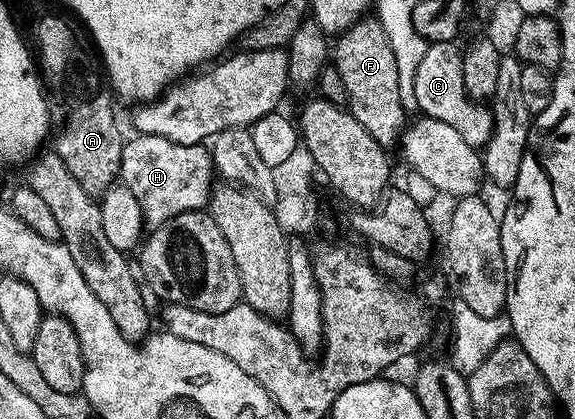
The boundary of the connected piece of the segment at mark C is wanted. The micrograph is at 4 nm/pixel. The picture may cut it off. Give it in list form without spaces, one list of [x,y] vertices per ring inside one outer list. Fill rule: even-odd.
[[[455,41],[451,42],[429,42],[426,48],[426,56],[418,63],[414,72],[414,100],[416,110],[426,117],[440,120],[450,124],[475,148],[482,148],[488,143],[492,136],[492,111],[484,110],[477,99],[471,98],[464,87],[462,80],[462,60],[464,59],[461,47]]]

